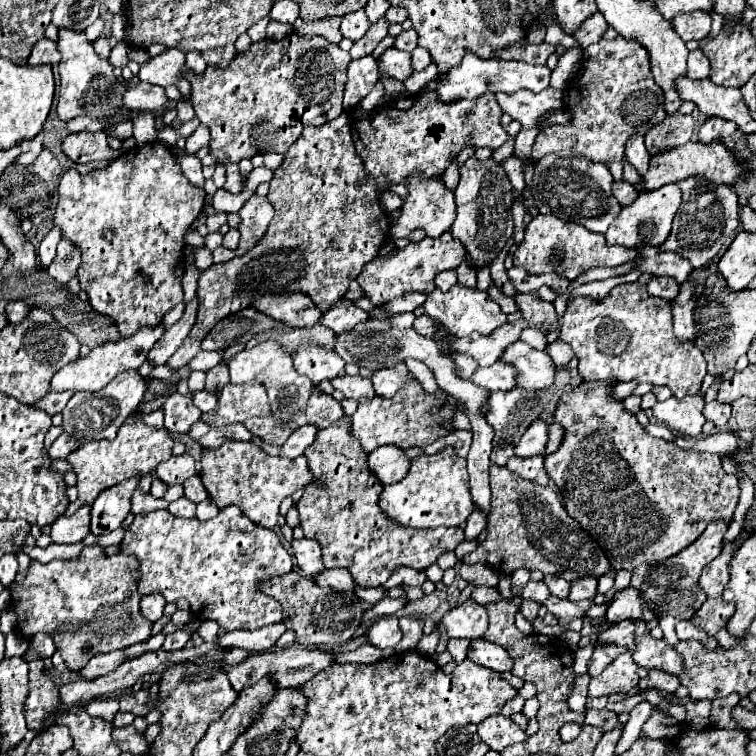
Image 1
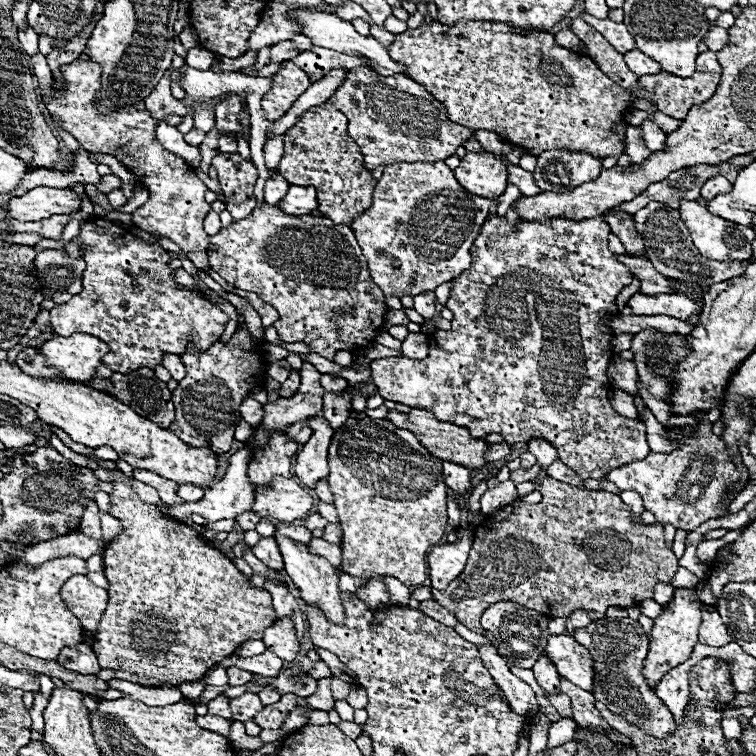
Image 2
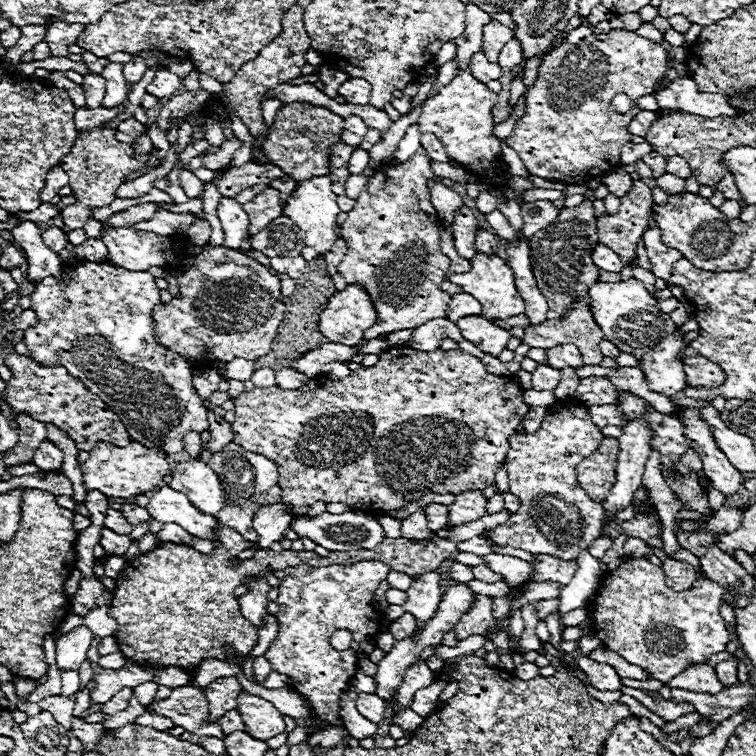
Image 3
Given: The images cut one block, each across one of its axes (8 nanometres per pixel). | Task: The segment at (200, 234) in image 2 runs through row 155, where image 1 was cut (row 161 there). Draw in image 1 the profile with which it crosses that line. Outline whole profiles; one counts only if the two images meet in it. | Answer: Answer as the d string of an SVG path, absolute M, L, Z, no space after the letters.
M150 142L124 152L106 168L96 168L88 174L68 170L58 186L58 206L54 226L62 230L62 238L74 242L82 252L82 264L76 278L88 294L92 310L114 320L120 338L128 338L144 326L158 326L162 316L182 302L184 274L184 234L190 224L202 214L206 192L192 186L170 150L164 144Z

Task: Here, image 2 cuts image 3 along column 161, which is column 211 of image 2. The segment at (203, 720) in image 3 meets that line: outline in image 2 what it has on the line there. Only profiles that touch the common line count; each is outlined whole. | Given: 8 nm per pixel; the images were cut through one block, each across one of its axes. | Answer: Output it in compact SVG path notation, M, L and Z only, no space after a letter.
M218 696L212 702L208 702L208 714L218 714L226 720L232 720L232 712L230 712L230 704L226 696Z

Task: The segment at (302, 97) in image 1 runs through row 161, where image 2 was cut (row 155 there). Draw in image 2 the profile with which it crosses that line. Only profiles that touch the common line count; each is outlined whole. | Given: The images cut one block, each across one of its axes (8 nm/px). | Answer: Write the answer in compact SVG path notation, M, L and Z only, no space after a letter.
M216 154L212 166L218 172L218 180L226 198L234 202L246 202L252 196L252 188L258 180L258 168L252 160L244 160L240 154Z

